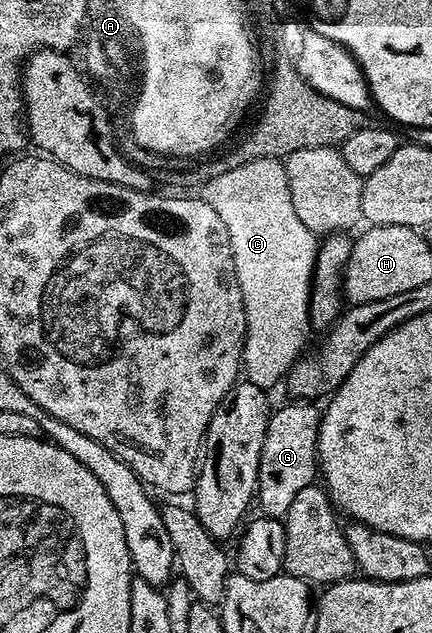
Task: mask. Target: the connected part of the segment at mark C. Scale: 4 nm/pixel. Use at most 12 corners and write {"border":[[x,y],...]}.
{"border":[[284,162],[203,186],[245,310],[248,382],[280,384],[303,353],[319,239]]}

